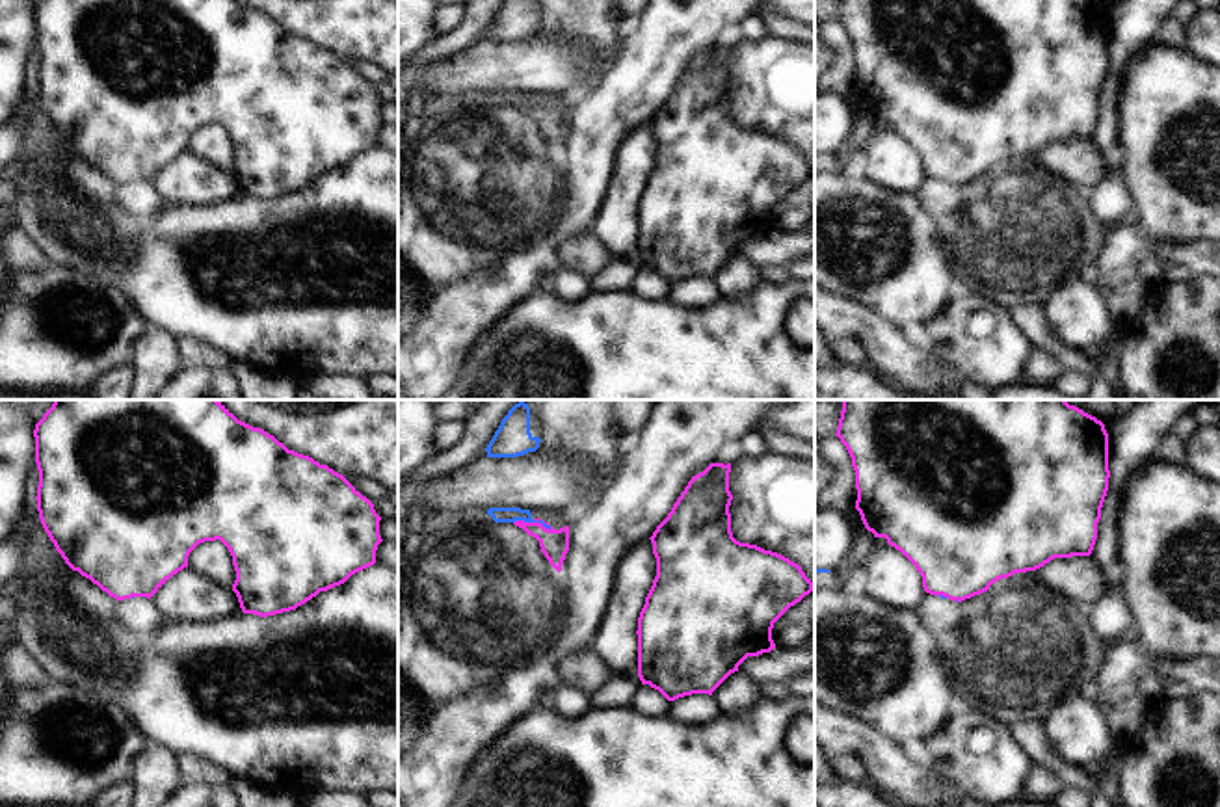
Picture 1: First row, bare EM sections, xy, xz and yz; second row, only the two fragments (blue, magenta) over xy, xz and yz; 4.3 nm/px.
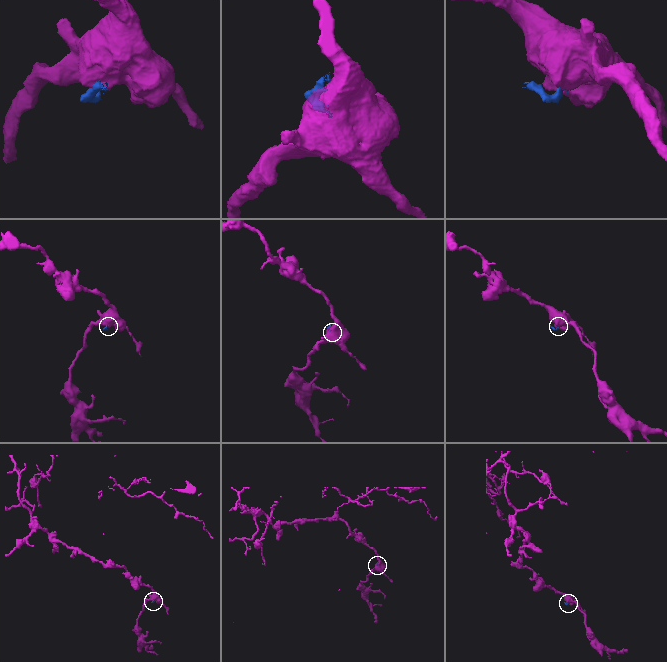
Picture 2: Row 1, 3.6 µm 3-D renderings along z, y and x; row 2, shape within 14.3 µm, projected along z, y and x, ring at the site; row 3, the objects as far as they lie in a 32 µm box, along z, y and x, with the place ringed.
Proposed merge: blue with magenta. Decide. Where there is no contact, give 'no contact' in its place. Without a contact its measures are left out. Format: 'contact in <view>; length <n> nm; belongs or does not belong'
contact in xz; length 170 nm; does not belong

